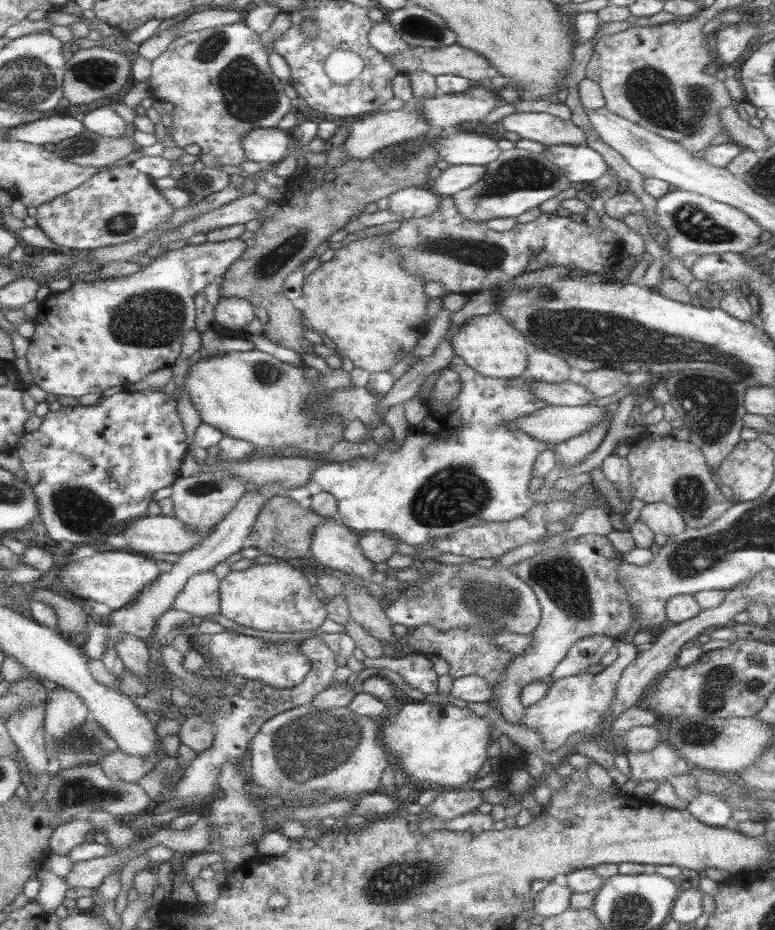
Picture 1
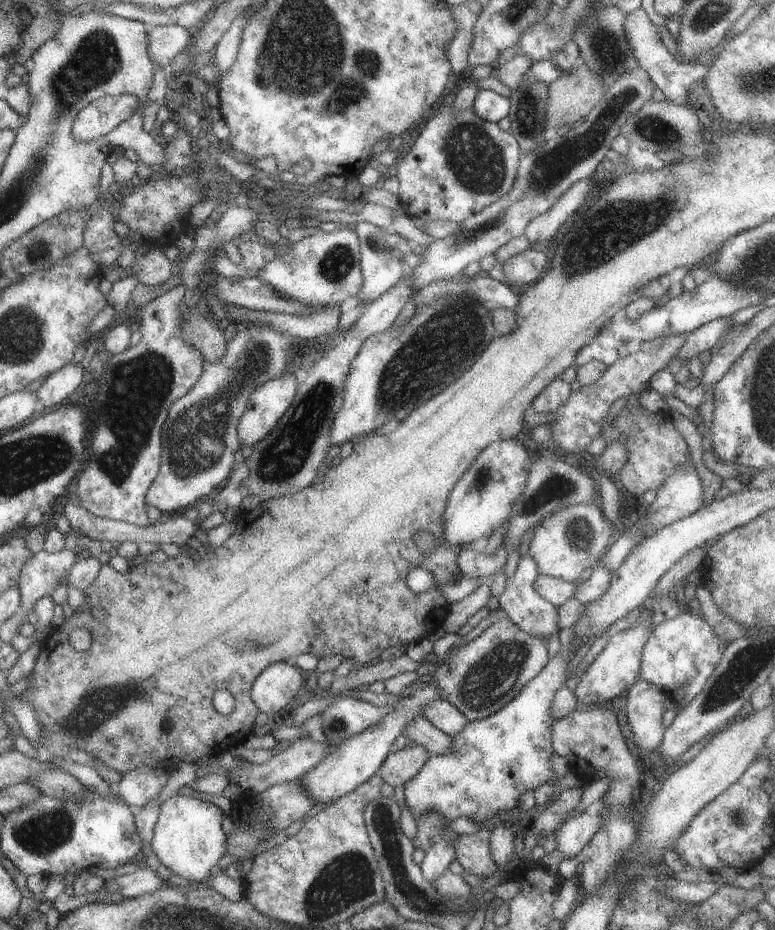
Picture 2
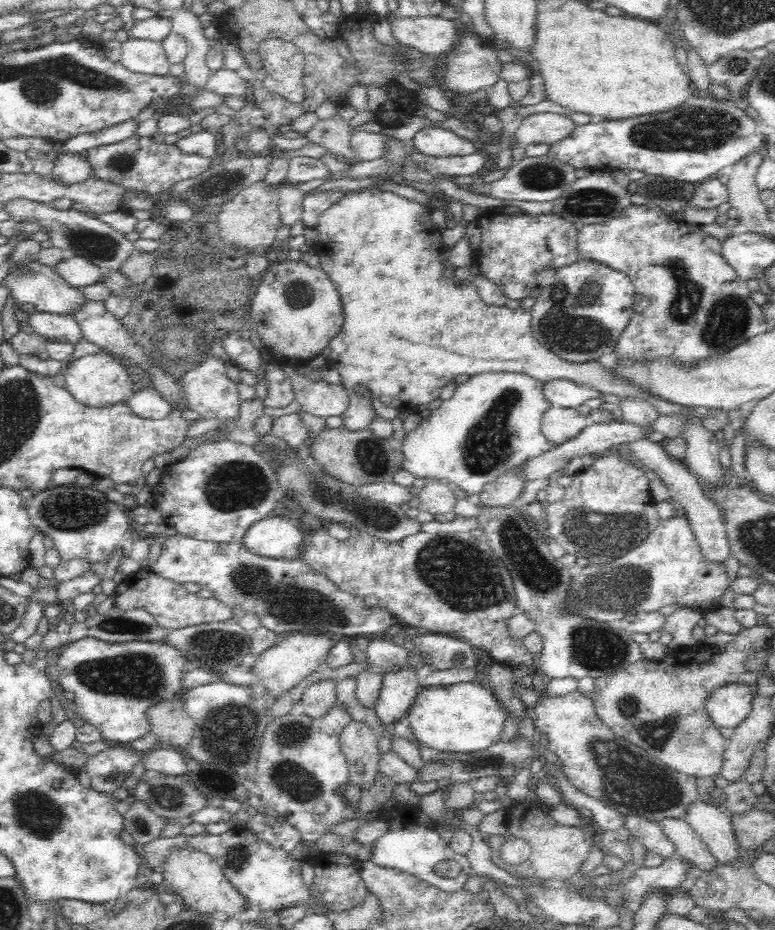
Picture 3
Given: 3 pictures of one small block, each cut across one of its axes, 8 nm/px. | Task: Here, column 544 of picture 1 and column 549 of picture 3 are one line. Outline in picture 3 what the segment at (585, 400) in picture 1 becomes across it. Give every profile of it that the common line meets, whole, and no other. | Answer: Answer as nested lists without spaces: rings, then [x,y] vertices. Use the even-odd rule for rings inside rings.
[[[554,380],[544,384],[544,398],[552,404],[552,408],[580,408],[586,400],[598,396],[600,394],[590,386],[568,380]]]

